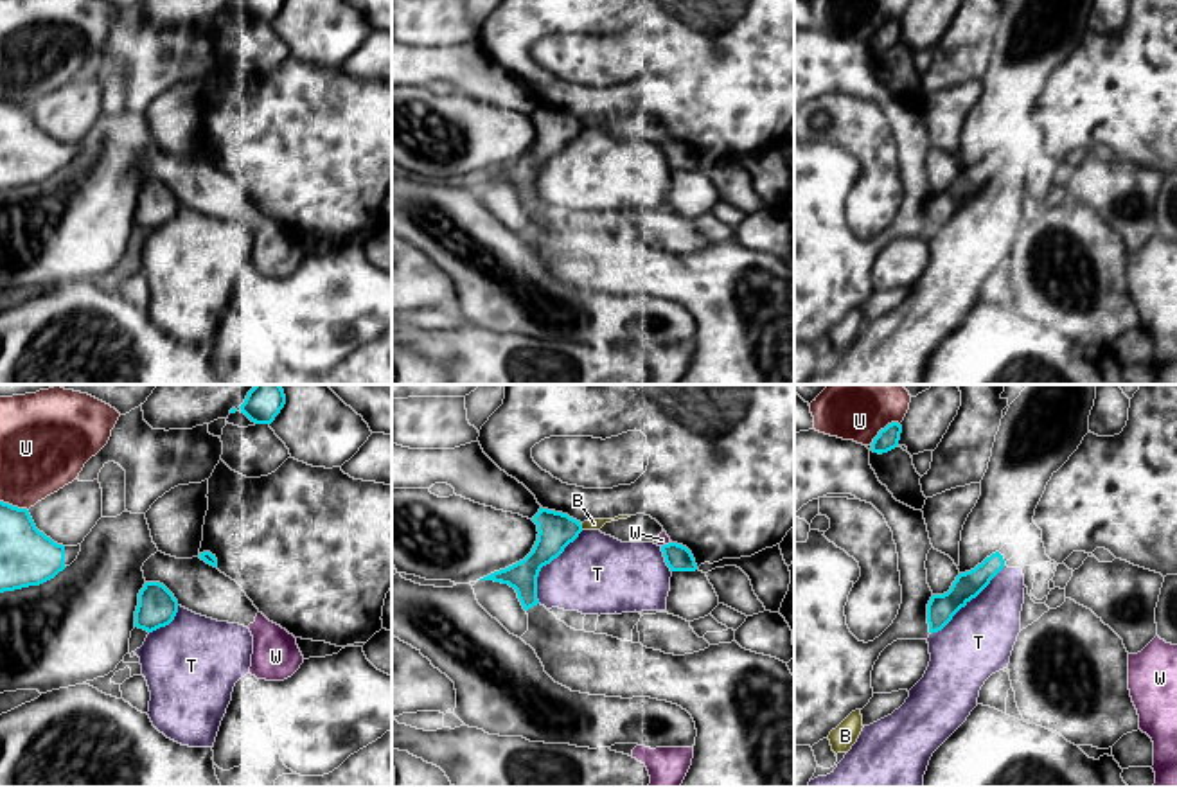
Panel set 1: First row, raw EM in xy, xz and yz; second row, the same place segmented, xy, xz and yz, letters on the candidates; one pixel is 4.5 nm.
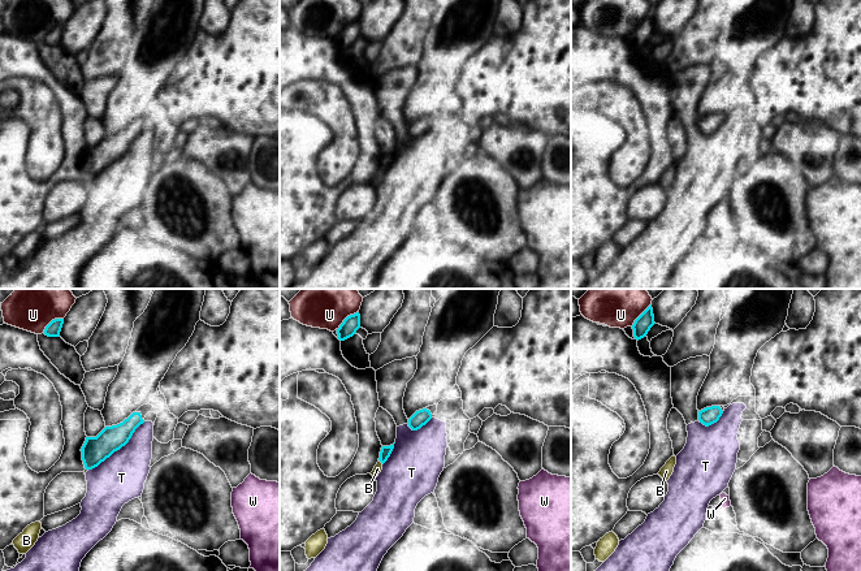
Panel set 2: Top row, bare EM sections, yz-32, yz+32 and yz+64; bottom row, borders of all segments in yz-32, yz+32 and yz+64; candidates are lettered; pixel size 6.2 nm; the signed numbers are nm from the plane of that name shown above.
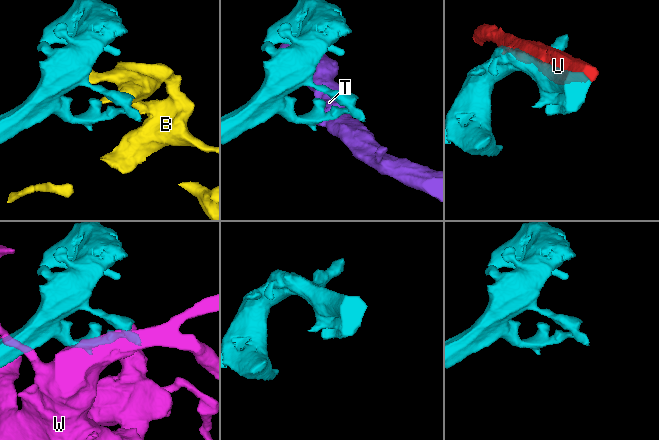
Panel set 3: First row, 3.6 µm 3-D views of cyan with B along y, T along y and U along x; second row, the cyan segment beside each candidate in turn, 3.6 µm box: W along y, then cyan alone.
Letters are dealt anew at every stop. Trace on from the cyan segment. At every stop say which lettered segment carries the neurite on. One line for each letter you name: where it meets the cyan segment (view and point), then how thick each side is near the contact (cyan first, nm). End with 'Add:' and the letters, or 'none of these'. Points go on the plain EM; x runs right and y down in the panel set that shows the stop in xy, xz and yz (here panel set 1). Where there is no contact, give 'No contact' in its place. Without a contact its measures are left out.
Add: none of these

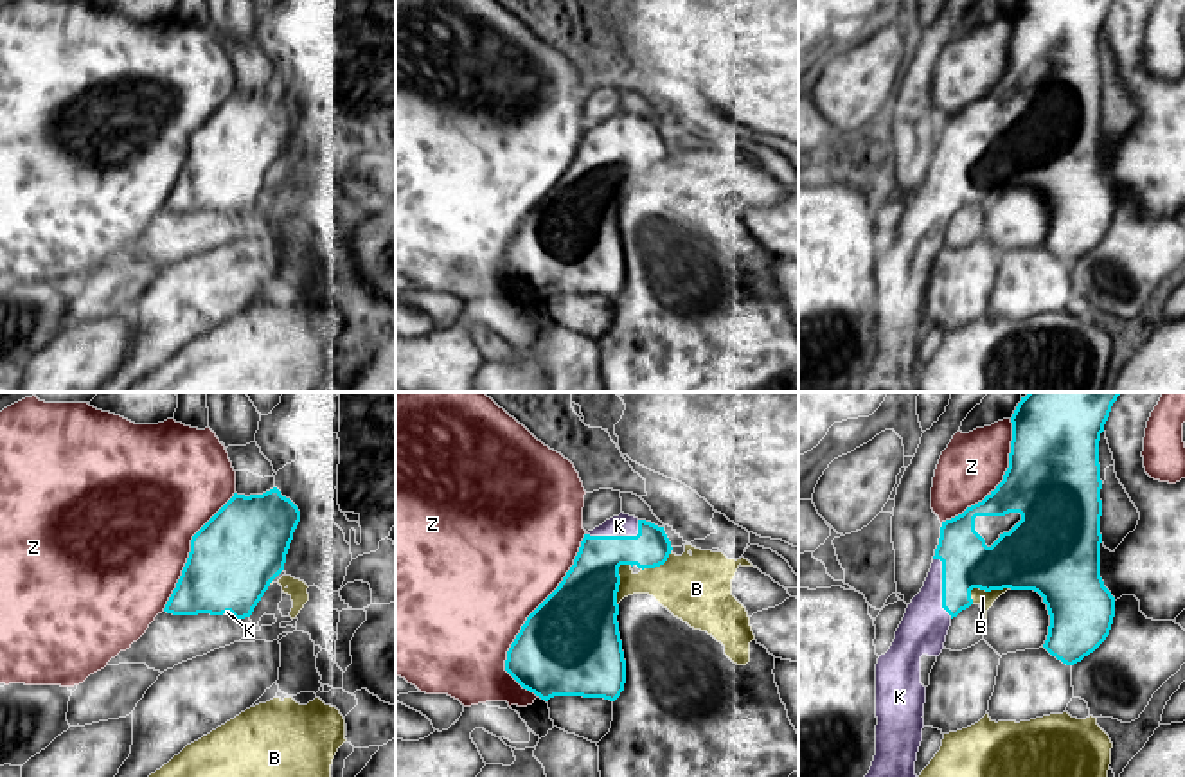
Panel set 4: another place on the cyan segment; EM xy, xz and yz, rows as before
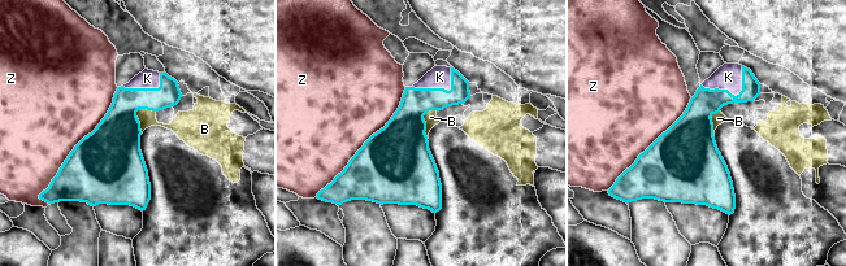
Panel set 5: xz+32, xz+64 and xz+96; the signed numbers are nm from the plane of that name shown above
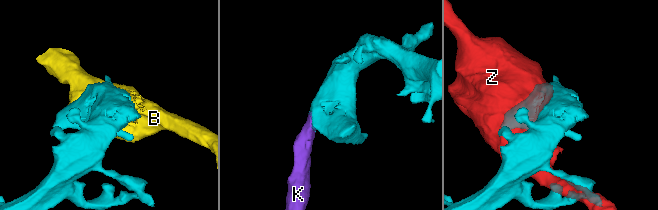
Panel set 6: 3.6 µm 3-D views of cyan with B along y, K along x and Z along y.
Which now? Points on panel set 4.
K: Touches cyan at xz (617, 133). Thickness 240 nm (cyan) against 100 nm
Add: K

